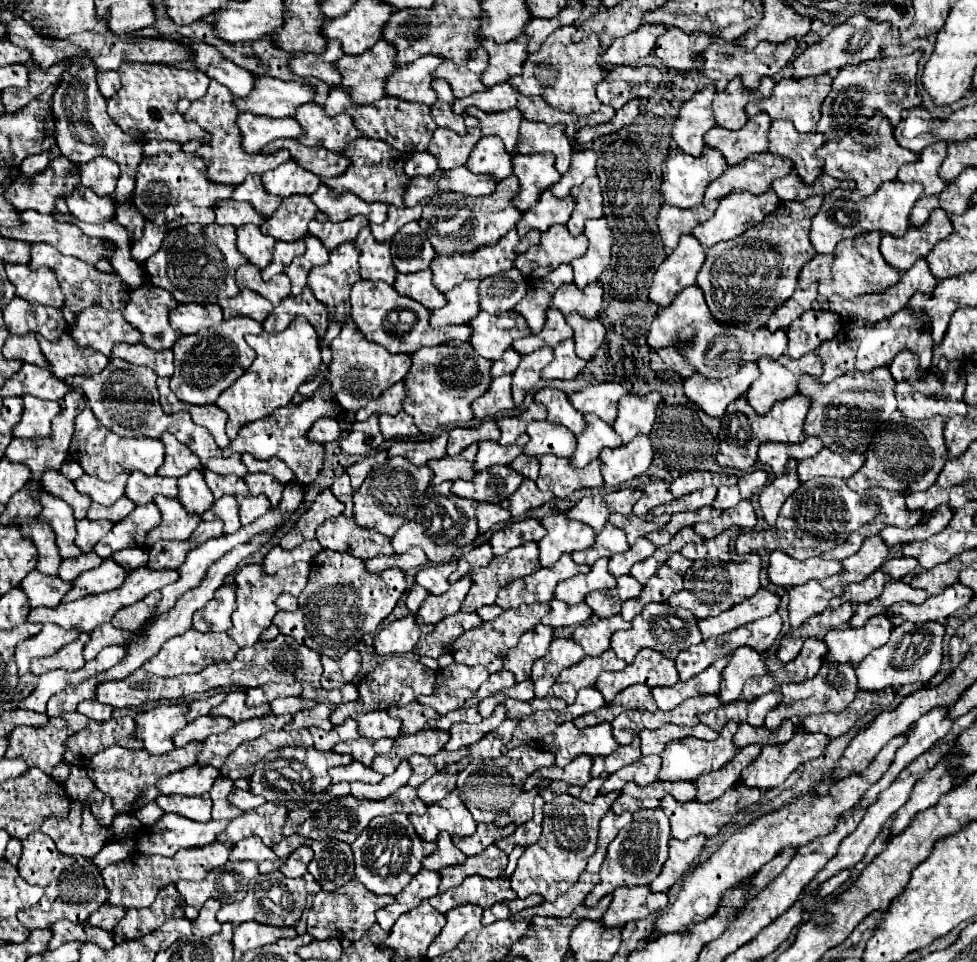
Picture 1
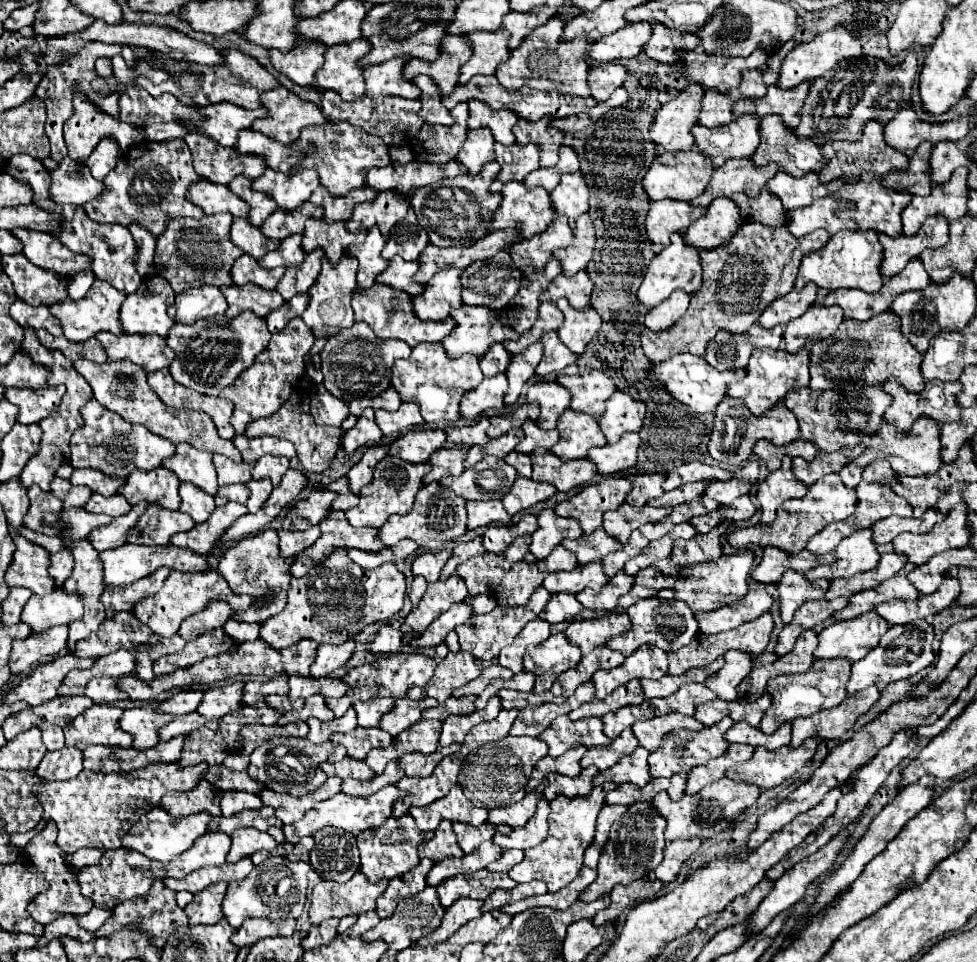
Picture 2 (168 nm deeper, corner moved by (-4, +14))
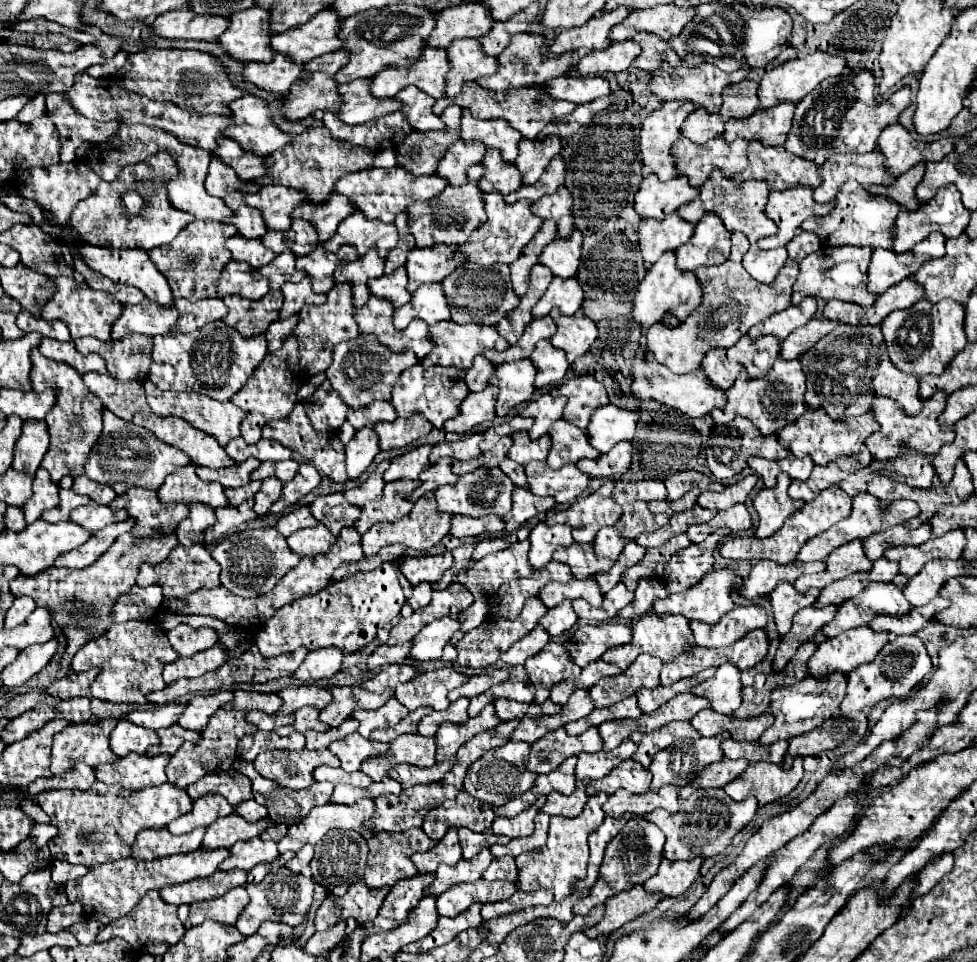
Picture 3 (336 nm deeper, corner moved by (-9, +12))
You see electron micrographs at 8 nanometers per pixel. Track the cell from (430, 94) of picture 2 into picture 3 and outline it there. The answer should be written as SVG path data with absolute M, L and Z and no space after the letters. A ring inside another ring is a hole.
M414 86L404 88L402 92L396 94L396 98L404 102L402 112L408 116L408 122L414 130L428 132L428 130L442 130L446 126L442 118L432 112L436 100L432 96L426 96L426 92L422 92L420 88Z

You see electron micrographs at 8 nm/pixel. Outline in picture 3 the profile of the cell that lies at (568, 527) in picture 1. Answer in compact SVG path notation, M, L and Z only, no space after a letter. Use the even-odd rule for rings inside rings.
M538 522L530 532L530 542L532 542L532 548L528 552L528 558L532 568L538 570L538 568L544 568L552 560L552 554L556 552L558 546L574 544L572 528L570 524L548 526L544 522Z

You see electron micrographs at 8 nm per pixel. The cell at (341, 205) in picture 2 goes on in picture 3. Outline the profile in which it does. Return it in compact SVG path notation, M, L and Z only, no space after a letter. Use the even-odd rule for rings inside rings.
M334 194L326 202L318 202L318 204L304 202L302 206L298 206L292 212L292 218L310 220L318 230L320 242L326 242L330 236L334 236L338 224L346 216L350 216L354 210L356 210L354 204L350 204L350 200L346 200L346 196Z

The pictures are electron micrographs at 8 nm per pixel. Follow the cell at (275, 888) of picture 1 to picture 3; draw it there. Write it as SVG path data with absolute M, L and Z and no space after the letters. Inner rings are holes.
M284 874L284 876L274 878L274 882L270 882L270 884L268 882L258 882L258 884L246 884L244 888L246 888L248 896L250 896L250 902L240 912L236 928L240 930L240 934L250 936L266 920L270 920L270 922L284 922L284 924L290 924L290 926L302 924L304 916L306 916L306 912L308 912L308 908L312 904L314 880L306 878L302 874L294 874L294 876Z

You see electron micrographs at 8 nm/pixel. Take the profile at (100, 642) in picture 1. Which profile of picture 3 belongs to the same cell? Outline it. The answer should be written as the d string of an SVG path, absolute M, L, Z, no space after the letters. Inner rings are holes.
M130 620L124 624L112 624L100 638L86 642L72 658L72 670L78 672L94 666L102 670L91 686L91 694L98 700L148 704L146 692L162 690L166 686L160 676L162 668L166 662L172 662L176 658L178 652L170 648L166 630L158 624L158 620Z

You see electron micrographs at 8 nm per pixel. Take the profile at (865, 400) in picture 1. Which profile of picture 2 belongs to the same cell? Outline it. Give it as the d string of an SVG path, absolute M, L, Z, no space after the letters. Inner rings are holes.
M867 386L865 398L855 398L855 400L845 398L837 390L817 392L817 390L801 388L795 392L789 392L783 402L797 416L801 438L807 442L813 442L817 450L833 452L833 450L853 448L857 444L863 444L867 436L875 434L881 428L881 414L889 406L889 396L883 394L879 386Z

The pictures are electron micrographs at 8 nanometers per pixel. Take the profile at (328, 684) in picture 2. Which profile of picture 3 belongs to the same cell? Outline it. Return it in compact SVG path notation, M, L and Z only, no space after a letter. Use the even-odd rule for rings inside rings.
M288 686L280 692L280 698L284 700L282 708L278 710L278 714L290 714L296 712L302 706L316 706L316 708L324 708L330 702L330 690L324 686Z

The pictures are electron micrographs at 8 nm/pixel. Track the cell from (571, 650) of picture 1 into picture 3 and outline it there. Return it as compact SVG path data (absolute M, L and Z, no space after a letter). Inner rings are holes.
M552 640L546 644L546 648L542 648L542 652L526 660L524 668L530 676L530 682L536 686L536 704L548 698L554 684L568 678L574 680L582 672L582 668L574 666L574 660L570 660L570 652L566 652L566 646Z

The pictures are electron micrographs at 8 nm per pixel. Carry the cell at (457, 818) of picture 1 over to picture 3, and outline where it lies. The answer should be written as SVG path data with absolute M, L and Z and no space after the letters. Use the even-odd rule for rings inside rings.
M462 790L454 800L446 800L442 808L434 808L434 812L428 812L428 816L422 822L422 830L430 838L440 840L452 826L456 828L466 826L474 832L484 832L490 828L492 820L494 820L492 808L480 804L466 790Z

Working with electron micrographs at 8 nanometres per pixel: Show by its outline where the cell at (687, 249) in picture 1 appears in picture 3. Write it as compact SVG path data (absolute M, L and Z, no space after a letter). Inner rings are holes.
M666 252L640 282L638 292L634 296L634 318L642 326L652 326L662 320L664 312L674 312L674 316L682 322L690 312L694 312L702 304L702 286L698 284L698 276L694 272L680 272L676 266L676 254Z

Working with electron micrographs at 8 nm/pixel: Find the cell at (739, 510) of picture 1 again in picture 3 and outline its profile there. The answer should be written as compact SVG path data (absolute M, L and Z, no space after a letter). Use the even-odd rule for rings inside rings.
M734 504L734 508L718 512L716 522L718 522L718 526L730 528L732 532L744 532L744 530L752 528L752 516L744 504Z

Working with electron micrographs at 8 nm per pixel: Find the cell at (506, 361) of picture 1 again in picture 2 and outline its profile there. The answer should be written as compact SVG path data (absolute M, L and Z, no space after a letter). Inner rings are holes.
M493 344L489 348L489 352L479 360L483 376L501 374L505 370L505 366L509 366L509 362L511 362L511 356L509 356L509 352L505 350L503 344Z

